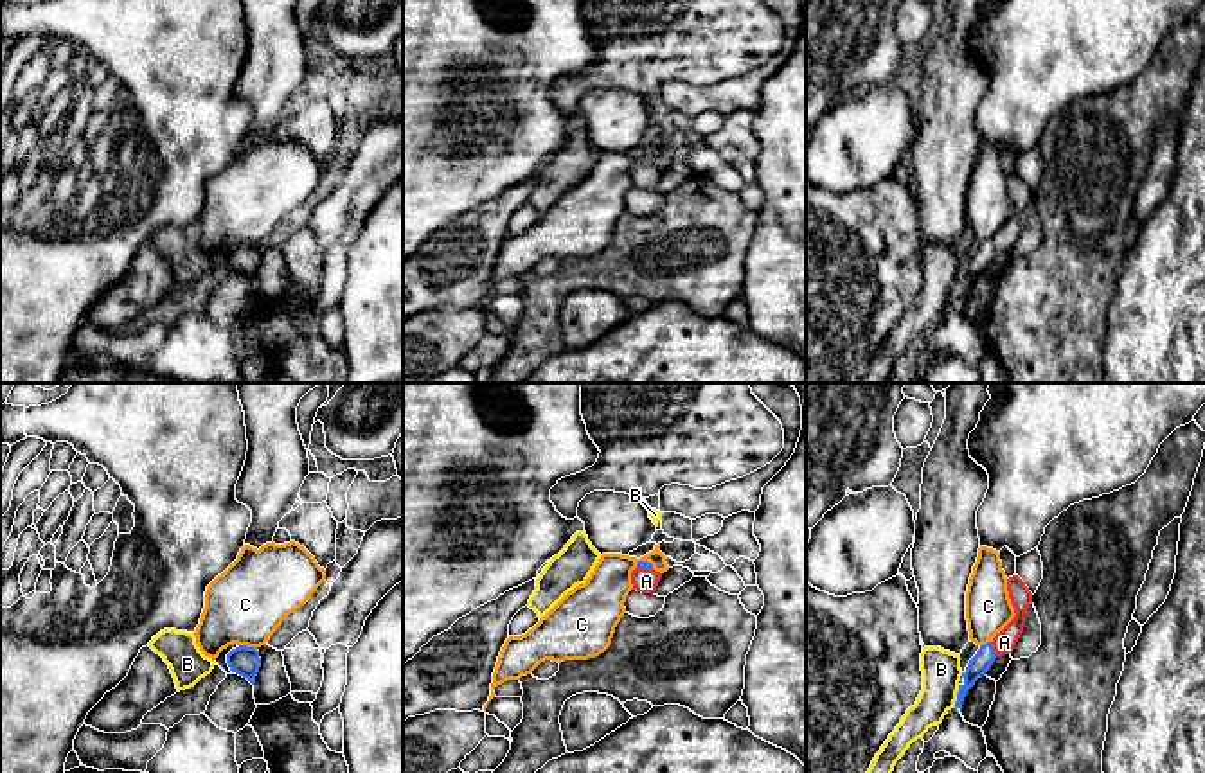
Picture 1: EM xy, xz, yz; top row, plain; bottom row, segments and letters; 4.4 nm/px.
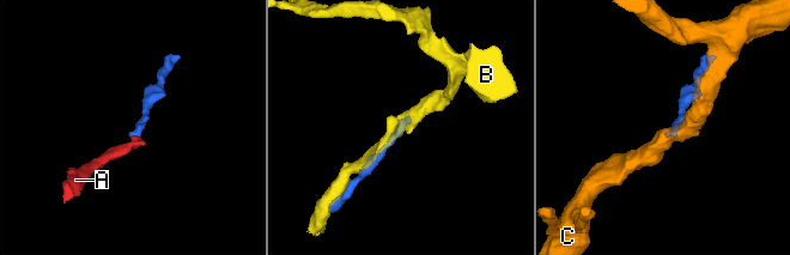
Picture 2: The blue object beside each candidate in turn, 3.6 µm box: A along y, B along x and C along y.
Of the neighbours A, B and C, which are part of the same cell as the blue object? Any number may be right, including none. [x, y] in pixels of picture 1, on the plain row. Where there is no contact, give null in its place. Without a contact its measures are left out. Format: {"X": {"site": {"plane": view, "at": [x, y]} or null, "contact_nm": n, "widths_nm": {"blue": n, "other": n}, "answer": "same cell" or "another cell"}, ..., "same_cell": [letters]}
{"A": {"site": {"plane": "yz", "at": [993, 247]}, "contact_nm": 70, "widths_nm": {"blue": 90, "other": 100}, "answer": "same cell"}, "B": {"site": {"plane": "yz", "at": [957, 293]}, "contact_nm": 110, "widths_nm": {"blue": 90, "other": 180}, "answer": "another cell"}, "C": {"site": {"plane": "xy", "at": [247, 243]}, "contact_nm": 80, "widths_nm": {"blue": 140, "other": 360}, "answer": "another cell"}, "same_cell": ["A"]}

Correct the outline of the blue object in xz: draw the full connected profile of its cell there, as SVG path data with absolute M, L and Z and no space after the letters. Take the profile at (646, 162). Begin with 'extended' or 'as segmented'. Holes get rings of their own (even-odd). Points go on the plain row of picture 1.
extended | M638 158L637 165L631 169L633 187L642 191L655 191L662 171L653 165L647 158Z

